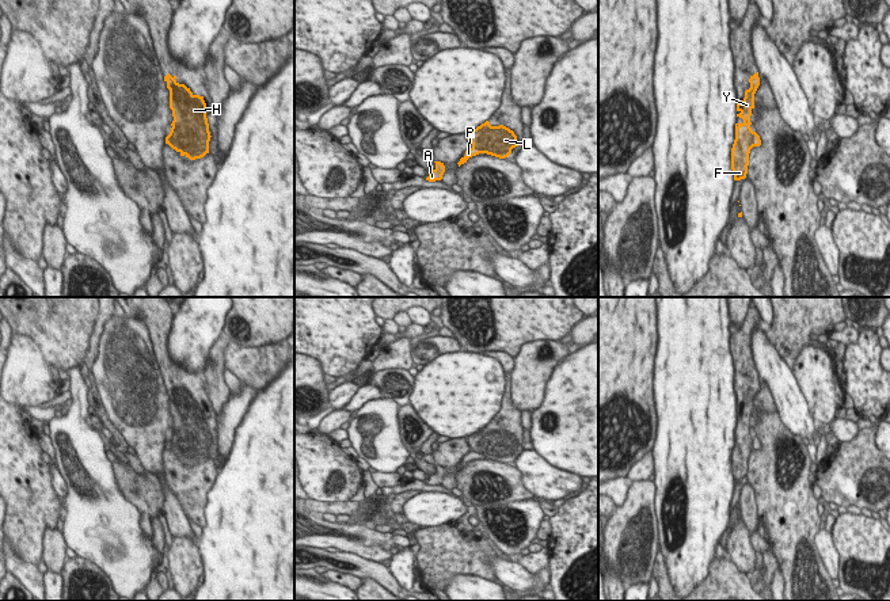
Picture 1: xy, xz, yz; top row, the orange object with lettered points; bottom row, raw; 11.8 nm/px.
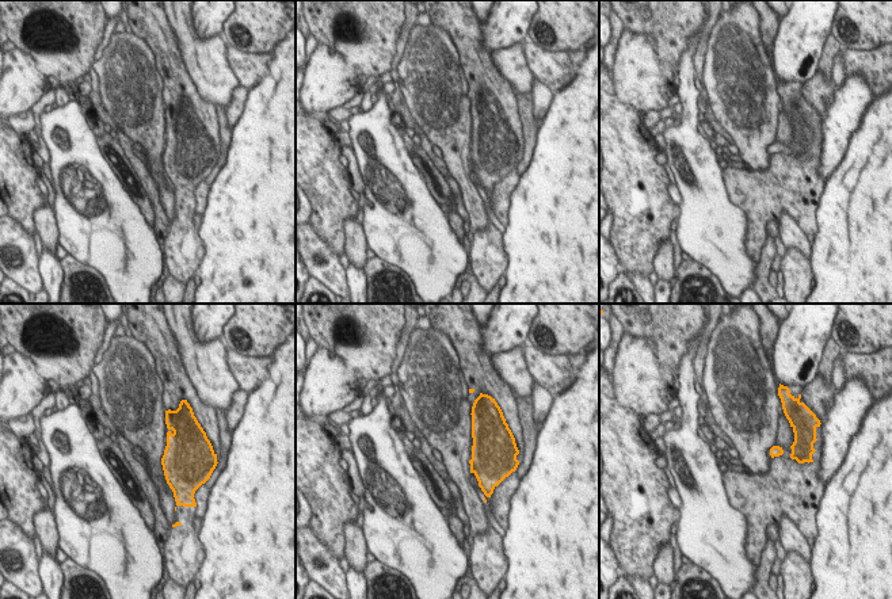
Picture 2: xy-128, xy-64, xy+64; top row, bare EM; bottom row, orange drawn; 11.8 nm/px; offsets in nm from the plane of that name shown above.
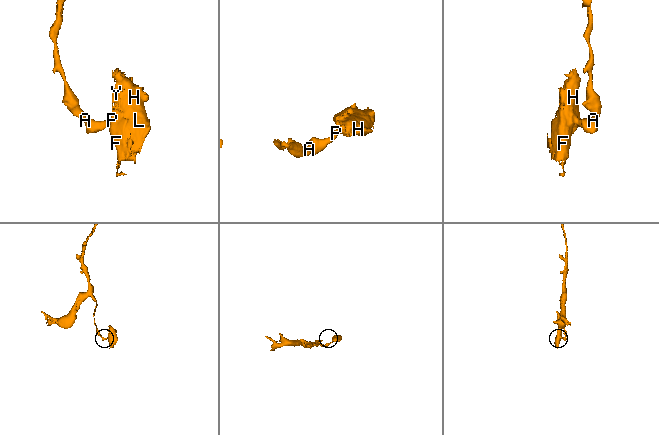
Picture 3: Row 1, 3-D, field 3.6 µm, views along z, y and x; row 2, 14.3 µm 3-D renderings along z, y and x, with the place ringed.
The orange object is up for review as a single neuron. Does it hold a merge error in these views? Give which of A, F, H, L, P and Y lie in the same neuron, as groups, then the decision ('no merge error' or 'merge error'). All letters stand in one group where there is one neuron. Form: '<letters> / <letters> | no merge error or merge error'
A P / F H L Y | merge error

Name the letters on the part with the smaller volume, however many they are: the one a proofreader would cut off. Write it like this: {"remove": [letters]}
{"remove": ["F", "H", "L", "Y"]}

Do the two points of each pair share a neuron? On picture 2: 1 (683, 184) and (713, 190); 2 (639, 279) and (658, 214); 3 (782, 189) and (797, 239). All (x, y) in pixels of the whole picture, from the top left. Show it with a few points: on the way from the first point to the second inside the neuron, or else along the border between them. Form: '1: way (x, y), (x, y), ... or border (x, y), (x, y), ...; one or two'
1: way (690, 186), (701, 186), (706, 190); one
2: border (621, 267), (626, 271), (640, 273), (647, 278); two
3: border (780, 213), (785, 212), (805, 235); two

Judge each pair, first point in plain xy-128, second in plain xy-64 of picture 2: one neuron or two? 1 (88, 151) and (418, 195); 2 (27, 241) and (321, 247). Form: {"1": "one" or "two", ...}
{"1": "one", "2": "one"}

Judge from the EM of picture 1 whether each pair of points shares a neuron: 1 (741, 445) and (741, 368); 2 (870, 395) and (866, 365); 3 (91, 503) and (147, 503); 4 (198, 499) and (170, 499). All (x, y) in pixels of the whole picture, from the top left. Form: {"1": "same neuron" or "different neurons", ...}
{"1": "same neuron", "2": "same neuron", "3": "different neurons", "4": "different neurons"}

